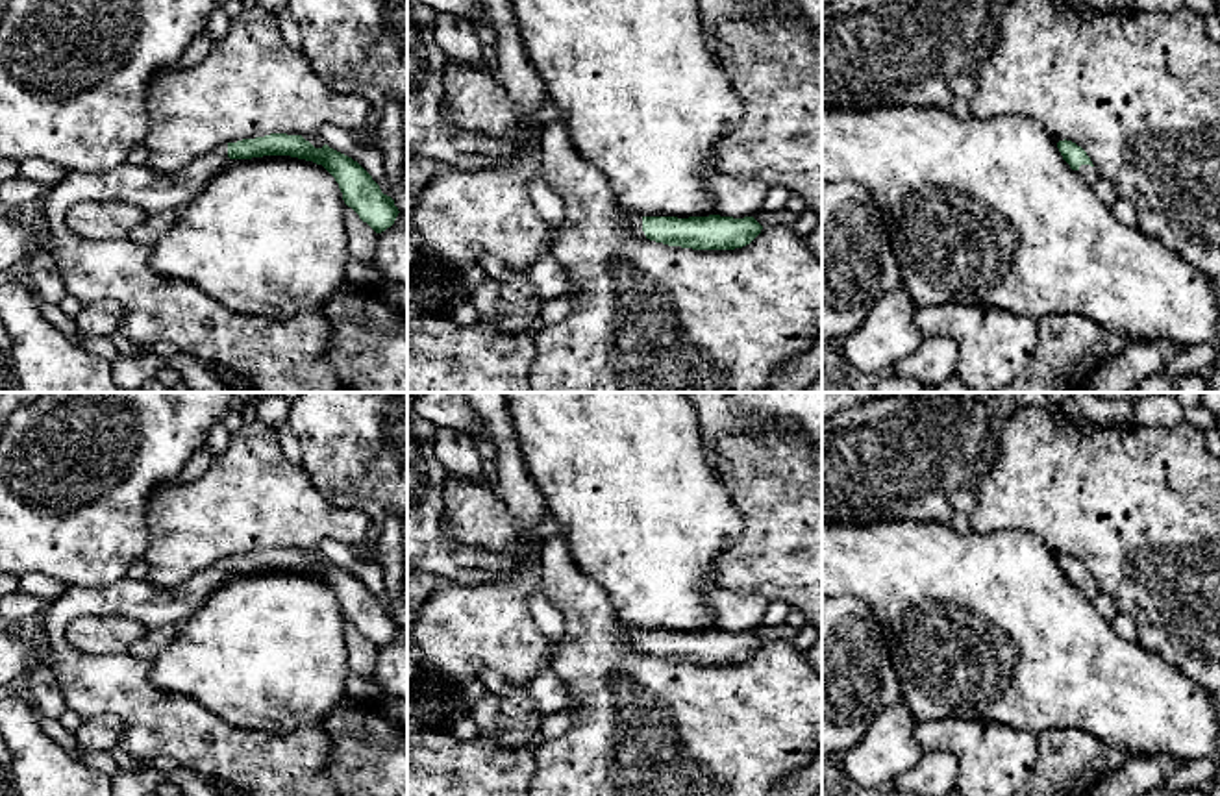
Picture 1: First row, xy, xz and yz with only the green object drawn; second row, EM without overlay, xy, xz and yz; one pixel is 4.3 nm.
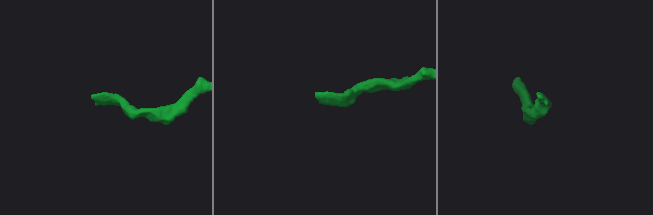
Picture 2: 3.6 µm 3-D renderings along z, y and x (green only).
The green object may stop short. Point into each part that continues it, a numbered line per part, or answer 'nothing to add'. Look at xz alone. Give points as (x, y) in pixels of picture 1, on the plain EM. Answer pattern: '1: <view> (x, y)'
1: xz (634, 635)

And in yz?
1: yz (1087, 587)

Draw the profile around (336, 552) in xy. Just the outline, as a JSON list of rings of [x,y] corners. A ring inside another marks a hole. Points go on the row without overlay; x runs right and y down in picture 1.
[[[324,539],[317,548],[330,563],[357,576],[380,600],[381,607],[391,611],[391,602],[383,587],[380,563],[374,559],[357,559],[354,552],[339,541]]]

